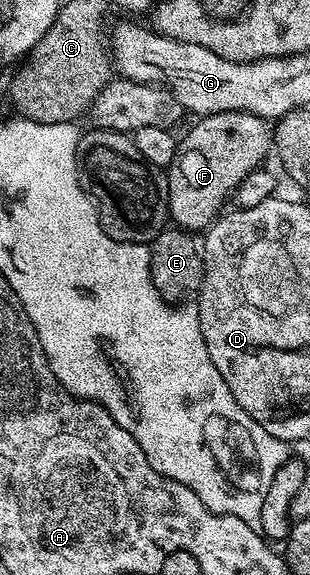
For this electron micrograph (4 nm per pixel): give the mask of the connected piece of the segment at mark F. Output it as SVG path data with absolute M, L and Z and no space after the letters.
M229 111L204 115L186 136L181 136L178 145L178 156L171 161L168 174L168 215L174 219L181 230L189 233L202 233L218 218L220 212L227 206L233 196L235 187L241 185L254 171L263 166L266 154L272 151L272 127L267 120L243 111Z

